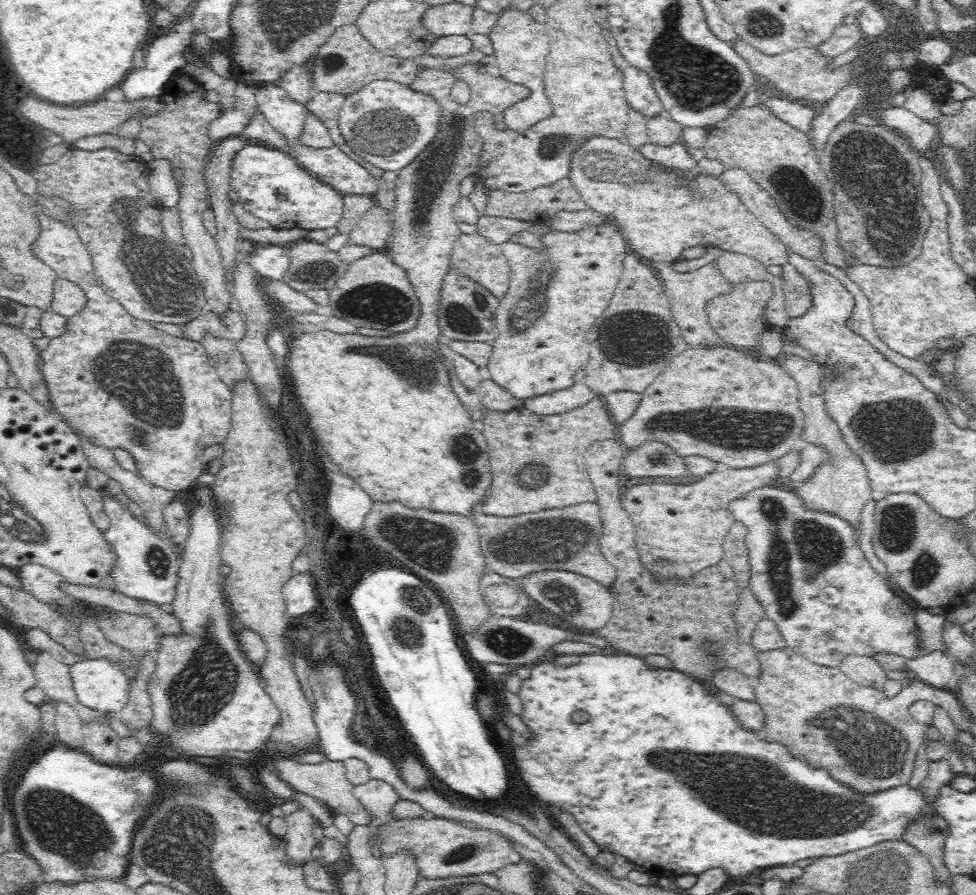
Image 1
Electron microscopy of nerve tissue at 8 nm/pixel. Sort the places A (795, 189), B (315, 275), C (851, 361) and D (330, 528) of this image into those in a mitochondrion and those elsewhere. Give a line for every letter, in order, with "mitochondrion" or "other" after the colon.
A: mitochondrion
B: mitochondrion
C: other
D: other

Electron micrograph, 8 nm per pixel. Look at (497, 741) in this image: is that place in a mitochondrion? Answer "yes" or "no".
no

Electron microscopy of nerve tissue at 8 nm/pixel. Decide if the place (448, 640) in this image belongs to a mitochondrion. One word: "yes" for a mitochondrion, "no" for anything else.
no

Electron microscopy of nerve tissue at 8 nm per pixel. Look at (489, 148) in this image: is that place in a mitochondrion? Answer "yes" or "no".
no

